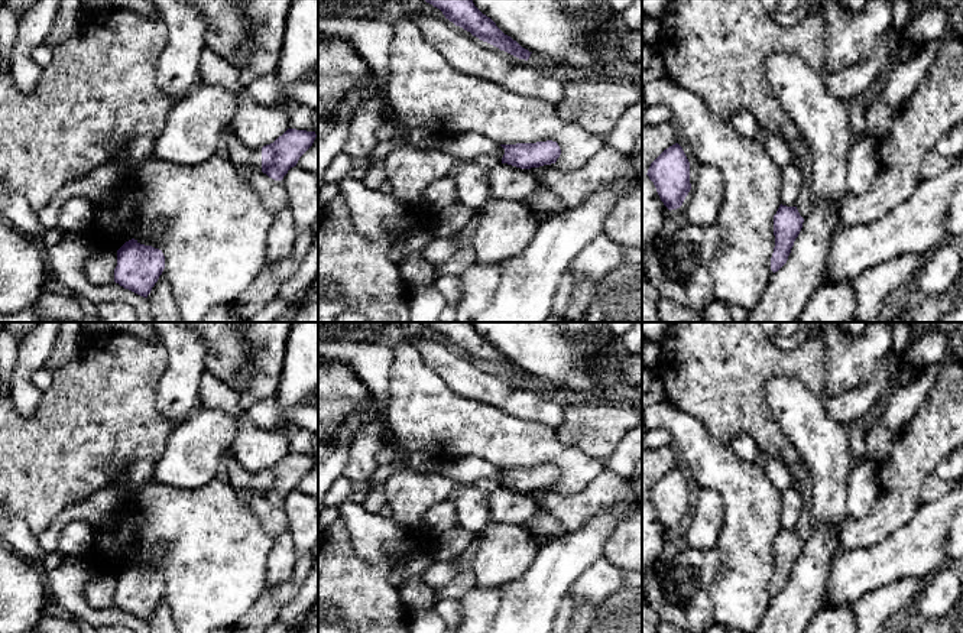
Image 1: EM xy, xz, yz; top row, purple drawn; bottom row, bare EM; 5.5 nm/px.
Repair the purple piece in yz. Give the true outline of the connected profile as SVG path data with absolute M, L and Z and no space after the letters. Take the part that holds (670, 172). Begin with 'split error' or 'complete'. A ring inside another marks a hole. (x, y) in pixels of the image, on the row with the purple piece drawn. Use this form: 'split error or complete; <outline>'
complete; M678 143L665 149L651 163L646 175L669 211L682 205L691 189L690 162Z

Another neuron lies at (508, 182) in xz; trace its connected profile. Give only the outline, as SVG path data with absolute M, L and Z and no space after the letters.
M499 163L489 169L492 198L523 202L538 191L538 181L528 169Z

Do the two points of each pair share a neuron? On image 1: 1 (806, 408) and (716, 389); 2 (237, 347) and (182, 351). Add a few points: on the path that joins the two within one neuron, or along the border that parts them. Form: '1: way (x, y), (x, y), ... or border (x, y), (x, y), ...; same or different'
1: border (772, 375), (765, 385), (765, 402), (781, 429); different
2: border (200, 337), (204, 346), (204, 366), (207, 369); different

